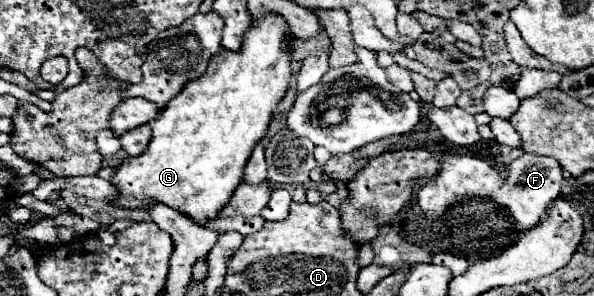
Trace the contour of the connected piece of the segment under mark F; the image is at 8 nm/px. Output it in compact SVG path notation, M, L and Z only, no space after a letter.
M523 153L519 159L515 159L511 167L507 167L507 177L503 177L485 159L467 157L467 155L449 155L443 161L441 171L435 177L431 177L431 181L419 183L419 205L423 213L427 215L427 219L439 219L447 211L449 205L453 205L455 201L467 195L493 199L511 213L517 225L517 231L523 233L535 227L541 221L547 207L559 197L563 179L565 177L563 177L561 163L553 157L545 157L537 153Z

